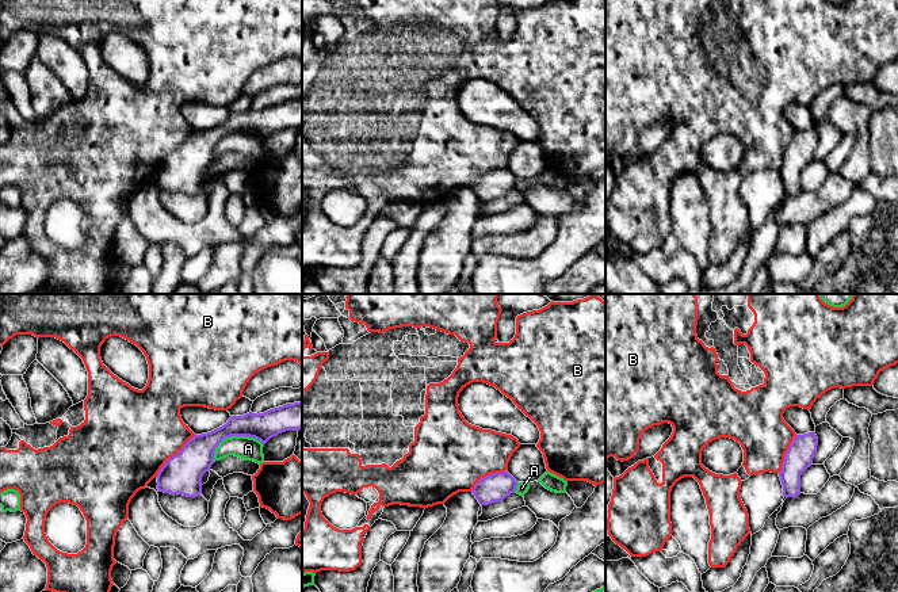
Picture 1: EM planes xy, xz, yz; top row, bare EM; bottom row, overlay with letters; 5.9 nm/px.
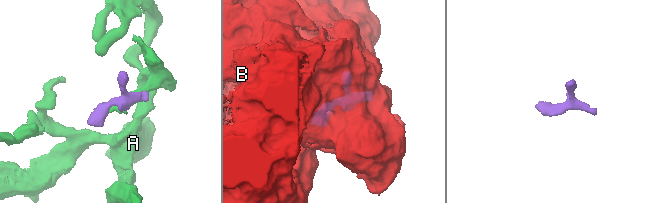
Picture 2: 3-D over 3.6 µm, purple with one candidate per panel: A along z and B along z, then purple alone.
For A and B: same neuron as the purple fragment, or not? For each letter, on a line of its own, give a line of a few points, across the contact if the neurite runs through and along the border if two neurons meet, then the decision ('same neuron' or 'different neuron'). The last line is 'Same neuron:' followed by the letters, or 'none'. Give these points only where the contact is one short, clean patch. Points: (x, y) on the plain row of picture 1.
A: different neuron
B: same neuron
Same neuron: B

